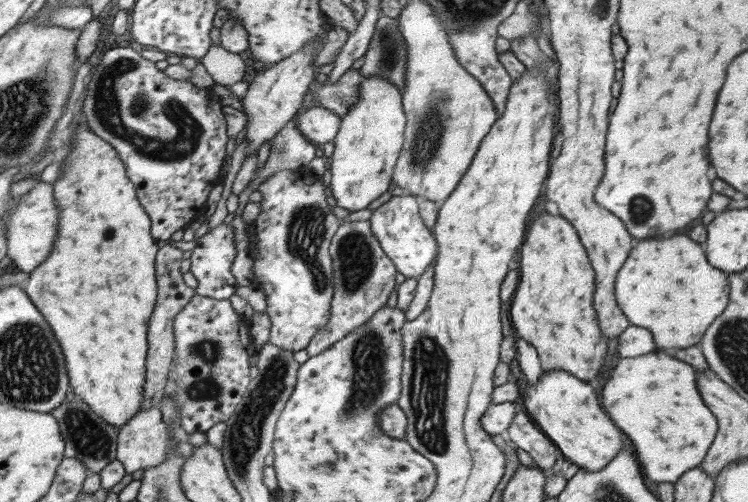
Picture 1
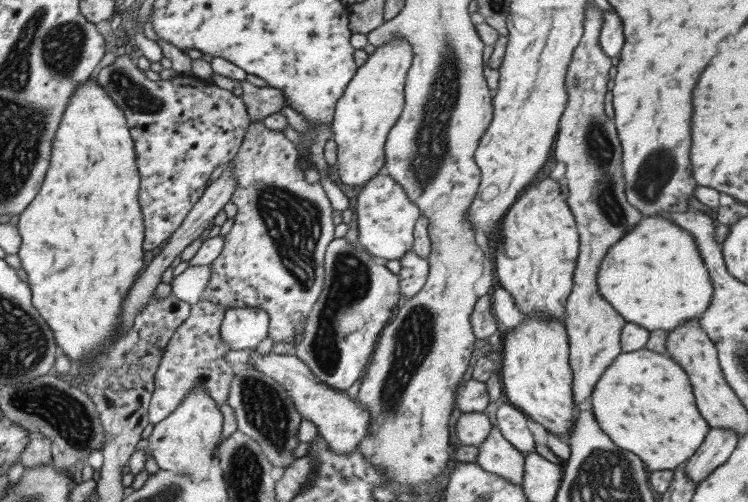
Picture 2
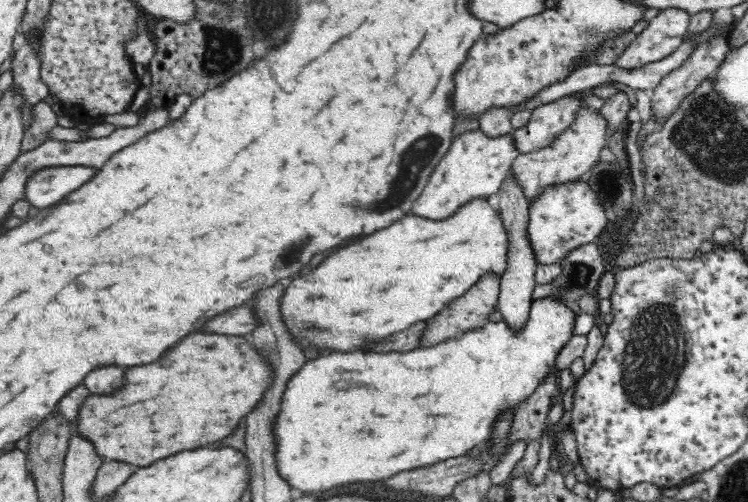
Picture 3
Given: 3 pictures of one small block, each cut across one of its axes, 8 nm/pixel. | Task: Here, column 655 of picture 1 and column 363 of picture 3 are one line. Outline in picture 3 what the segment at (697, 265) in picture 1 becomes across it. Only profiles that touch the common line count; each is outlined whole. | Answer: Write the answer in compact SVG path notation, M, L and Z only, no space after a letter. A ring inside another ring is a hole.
M486 197L468 201L444 220L408 214L372 236L330 254L308 276L292 280L282 298L282 316L292 334L308 340L308 344L328 348L324 354L360 350L368 341L373 341L368 338L380 341L417 322L428 321L450 302L466 294L481 276L501 276L506 270L507 252L508 233L499 211L490 206Z

